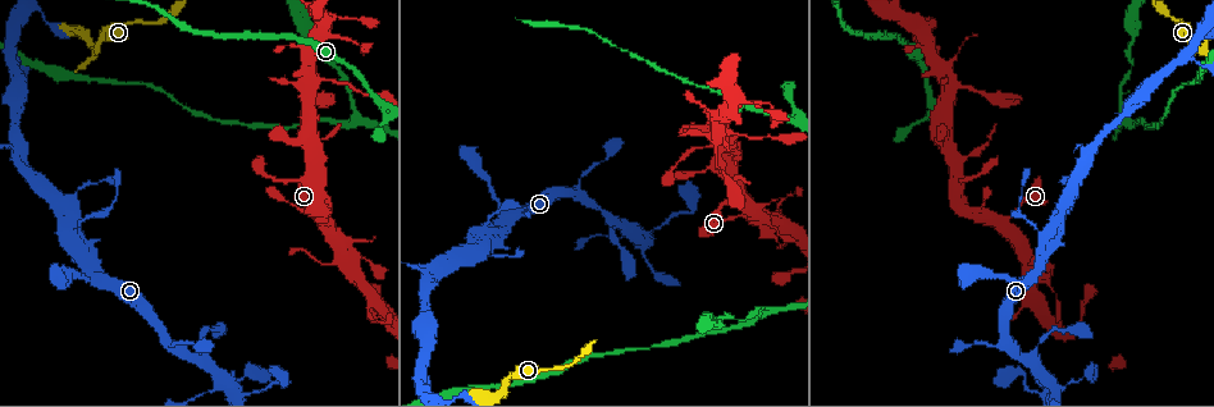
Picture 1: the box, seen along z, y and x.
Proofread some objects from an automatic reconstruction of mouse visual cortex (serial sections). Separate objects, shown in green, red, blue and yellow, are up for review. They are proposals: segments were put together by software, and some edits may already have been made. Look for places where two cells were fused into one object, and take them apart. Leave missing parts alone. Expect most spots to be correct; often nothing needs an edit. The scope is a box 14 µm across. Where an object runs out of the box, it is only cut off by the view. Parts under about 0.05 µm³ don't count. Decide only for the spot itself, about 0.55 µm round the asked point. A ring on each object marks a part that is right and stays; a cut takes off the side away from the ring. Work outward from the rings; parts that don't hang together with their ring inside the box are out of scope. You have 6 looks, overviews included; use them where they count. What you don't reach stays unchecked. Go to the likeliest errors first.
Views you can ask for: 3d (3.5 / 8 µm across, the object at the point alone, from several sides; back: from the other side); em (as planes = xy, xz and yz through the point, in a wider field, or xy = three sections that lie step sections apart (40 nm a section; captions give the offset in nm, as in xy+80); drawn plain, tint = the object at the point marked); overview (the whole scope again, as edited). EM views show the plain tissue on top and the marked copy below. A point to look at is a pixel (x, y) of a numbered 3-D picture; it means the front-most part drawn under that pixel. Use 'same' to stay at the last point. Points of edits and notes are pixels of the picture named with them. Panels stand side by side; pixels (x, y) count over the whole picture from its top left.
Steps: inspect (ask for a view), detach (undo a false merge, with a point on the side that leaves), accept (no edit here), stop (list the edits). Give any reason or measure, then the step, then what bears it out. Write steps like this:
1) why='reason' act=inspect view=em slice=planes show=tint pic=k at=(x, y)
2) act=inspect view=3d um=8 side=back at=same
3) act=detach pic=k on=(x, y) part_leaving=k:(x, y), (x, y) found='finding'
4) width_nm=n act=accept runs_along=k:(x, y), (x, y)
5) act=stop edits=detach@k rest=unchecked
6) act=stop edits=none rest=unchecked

act=inspect view=3d um=8 side=back pic=1 at=(1201, 53)

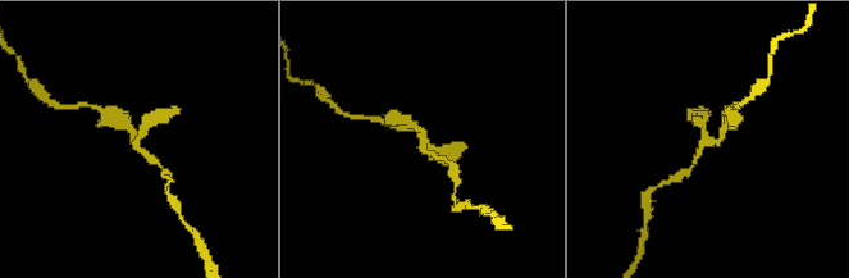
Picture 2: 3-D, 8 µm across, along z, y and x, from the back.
why='closer look' act=inspect view=3d um=3.5 pic=2 at=(421, 140)

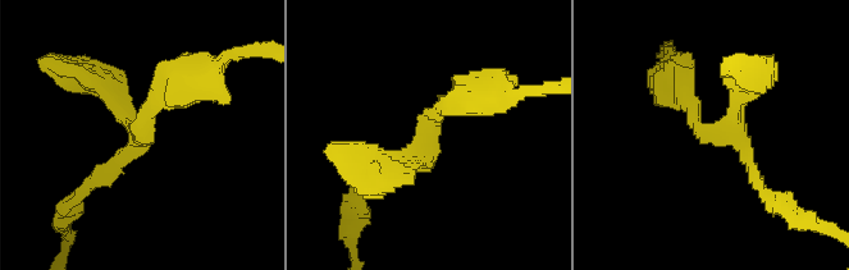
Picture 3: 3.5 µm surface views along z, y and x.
arms=3 arm_widths_nm=200,200,300 why='need the tissue' act=inspect view=em slice=planes show=tint pic=3 at=(715, 136)

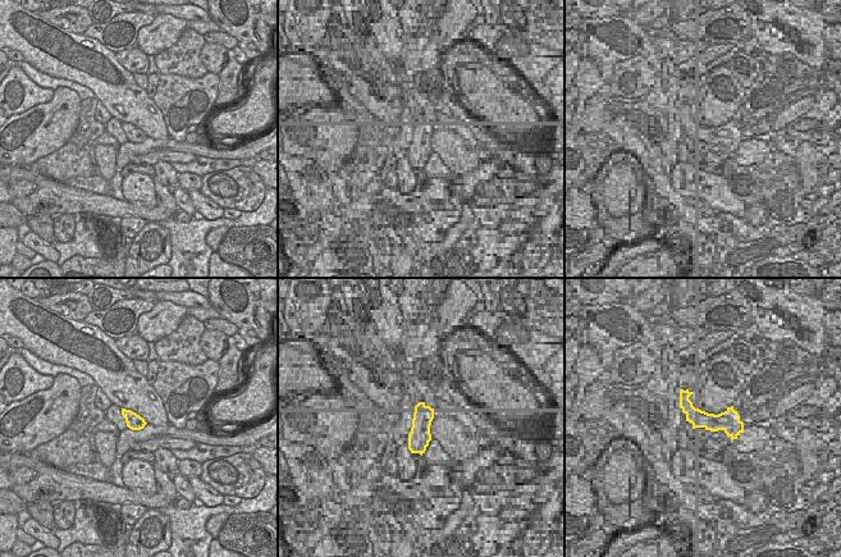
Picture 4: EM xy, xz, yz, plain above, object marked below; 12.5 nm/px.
width_nm=200 act=accept runs_along=3:(466, 95), (384, 174) found='continuous, no second cell'

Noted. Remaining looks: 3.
why='thin arm on a thick one' act=inspect view=3d um=8 pic=1 at=(486, 228)

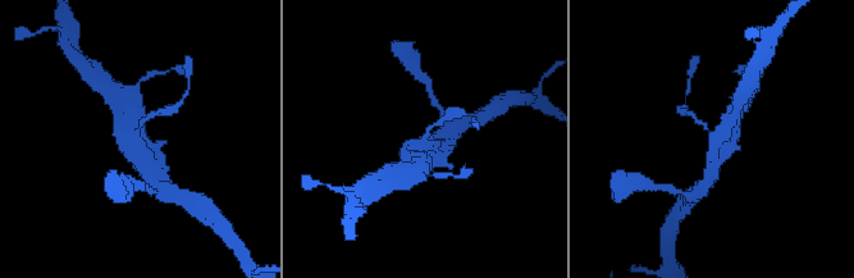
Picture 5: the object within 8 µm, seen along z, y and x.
why='closer look' act=inspect view=3d um=3.5 side=back pic=5 at=(712, 132)

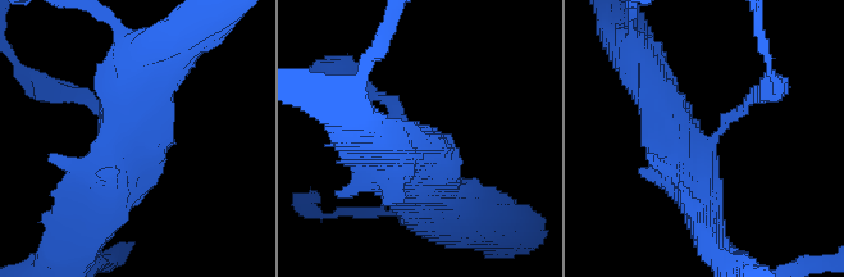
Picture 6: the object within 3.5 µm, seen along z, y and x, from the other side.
act=detach pic=6 on=(83, 100) part_leaving=6:(724, 123), (767, 92), (770, 64) found='a second cell is stuck on'

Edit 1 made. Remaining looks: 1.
act=stop edits=detach@6 rest=unchecked

